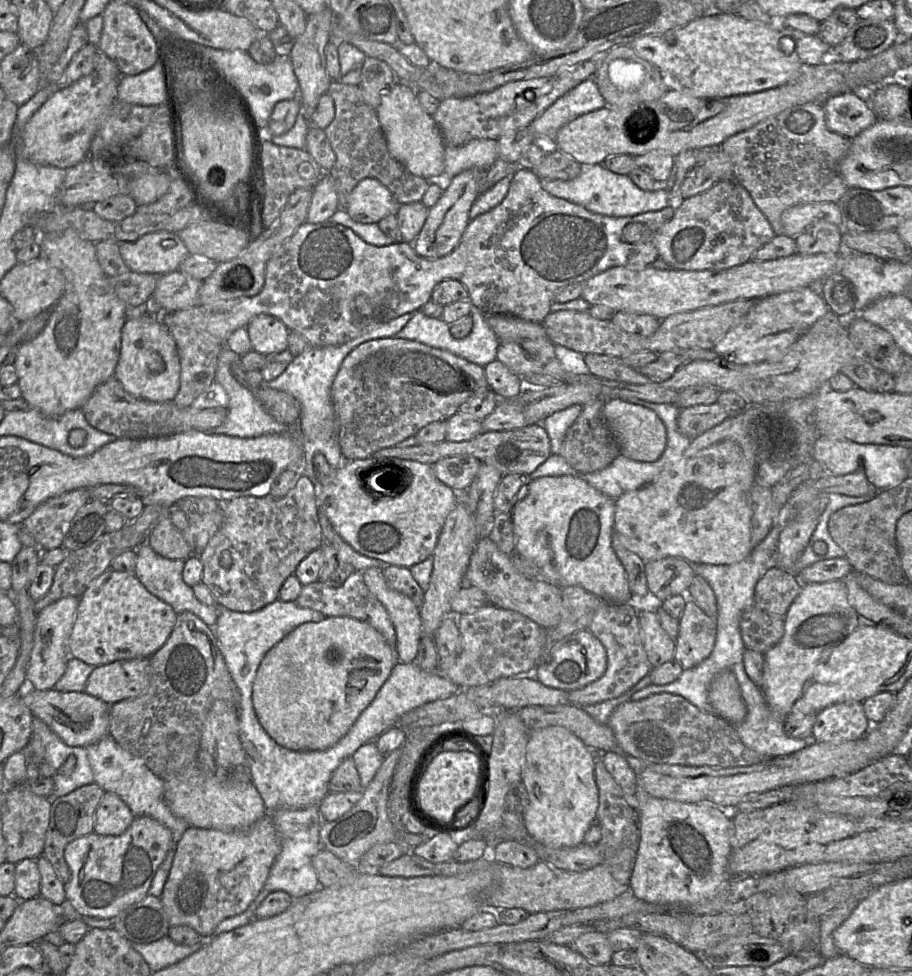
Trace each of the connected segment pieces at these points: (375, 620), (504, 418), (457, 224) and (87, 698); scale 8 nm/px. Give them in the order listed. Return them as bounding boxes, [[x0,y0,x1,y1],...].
[[294,572,396,648],[482,399,528,431],[412,157,516,259],[19,685,110,746]]

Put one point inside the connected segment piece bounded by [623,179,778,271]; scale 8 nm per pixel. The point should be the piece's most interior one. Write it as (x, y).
(722, 227)

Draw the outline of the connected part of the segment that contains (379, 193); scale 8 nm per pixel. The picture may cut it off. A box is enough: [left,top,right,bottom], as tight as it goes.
[345,178,401,224]

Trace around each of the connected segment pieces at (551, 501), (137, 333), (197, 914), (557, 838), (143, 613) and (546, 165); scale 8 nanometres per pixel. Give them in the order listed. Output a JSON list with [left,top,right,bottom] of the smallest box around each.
[[511,475,633,603],[114,316,181,402],[160,816,281,937],[522,726,599,848],[68,568,178,667],[533,150,581,180]]

